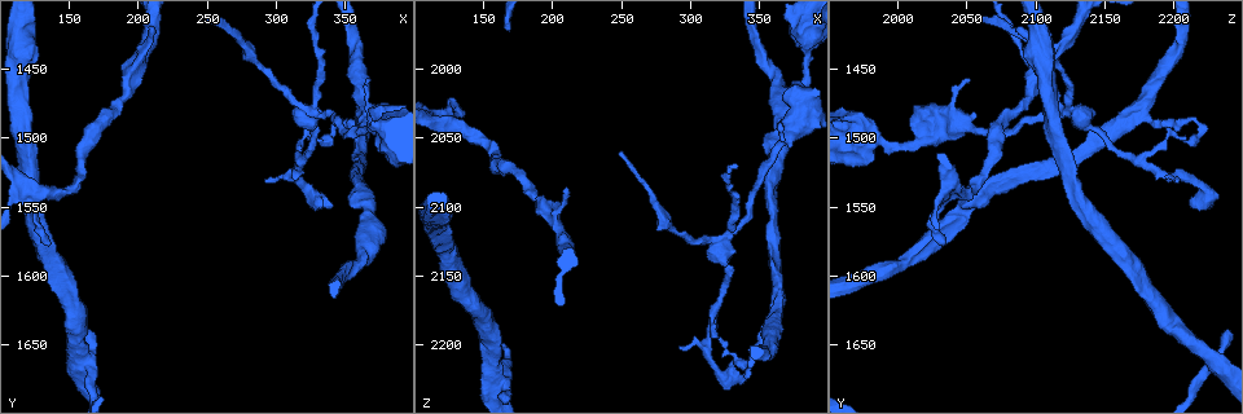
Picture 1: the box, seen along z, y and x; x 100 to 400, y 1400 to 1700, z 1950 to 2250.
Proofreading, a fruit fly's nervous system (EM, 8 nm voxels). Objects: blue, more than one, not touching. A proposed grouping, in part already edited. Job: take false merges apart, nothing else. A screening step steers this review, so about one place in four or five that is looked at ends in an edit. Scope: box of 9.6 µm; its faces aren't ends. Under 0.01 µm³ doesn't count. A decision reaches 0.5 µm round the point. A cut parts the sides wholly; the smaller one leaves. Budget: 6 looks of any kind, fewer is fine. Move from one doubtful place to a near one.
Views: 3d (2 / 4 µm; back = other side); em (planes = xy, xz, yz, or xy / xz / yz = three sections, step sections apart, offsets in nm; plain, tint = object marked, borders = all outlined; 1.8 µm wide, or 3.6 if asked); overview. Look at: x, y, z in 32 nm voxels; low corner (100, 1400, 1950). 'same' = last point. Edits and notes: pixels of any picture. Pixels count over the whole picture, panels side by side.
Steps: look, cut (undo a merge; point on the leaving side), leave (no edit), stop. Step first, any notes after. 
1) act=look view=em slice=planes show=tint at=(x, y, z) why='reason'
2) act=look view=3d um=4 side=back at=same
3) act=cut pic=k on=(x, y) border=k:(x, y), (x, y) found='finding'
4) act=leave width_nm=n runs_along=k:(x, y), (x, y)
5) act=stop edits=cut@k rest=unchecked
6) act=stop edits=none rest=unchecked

act=look view=em slice=planes show=tint at=(128, 1536, 2036) why='four or more arms meet'

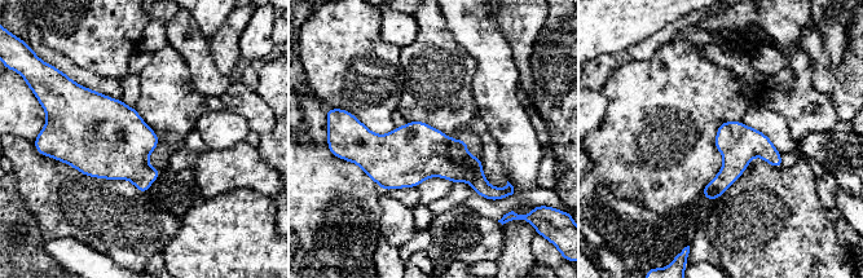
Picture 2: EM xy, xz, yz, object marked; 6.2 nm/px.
act=leave width_nm=240 found='one neuron here'

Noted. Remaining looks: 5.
act=look view=3d um=2 at=(160, 1660, 2226) why='calibre changes'

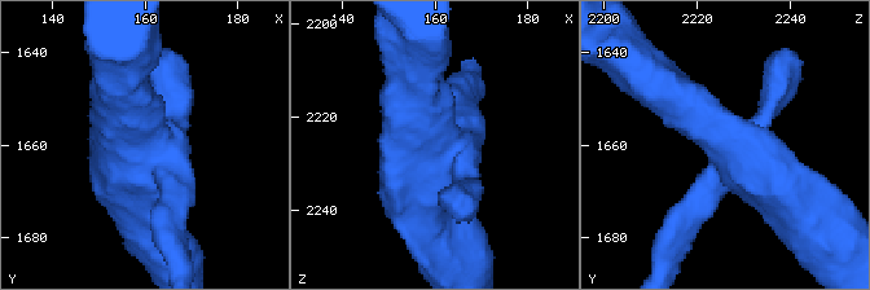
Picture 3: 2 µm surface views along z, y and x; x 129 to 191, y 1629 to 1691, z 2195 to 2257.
act=look view=em slice=planes show=tint at=(161, 1660, 2227)

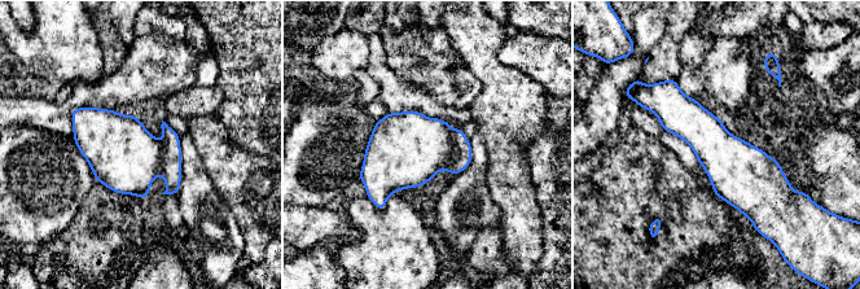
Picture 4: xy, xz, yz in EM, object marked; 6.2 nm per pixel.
act=cut pic=4 on=(463, 157) border=4:(452, 130), (453, 156), (444, 169) found='a second neuron is stuck on'

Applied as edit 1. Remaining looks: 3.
act=look view=overview why='see it whole again'

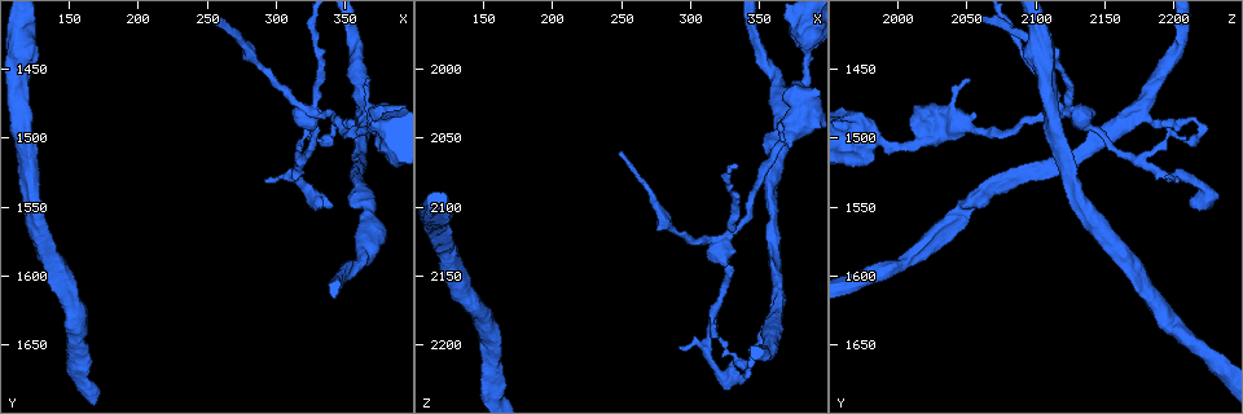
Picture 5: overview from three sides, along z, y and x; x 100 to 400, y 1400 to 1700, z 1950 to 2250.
act=look view=em slice=planes show=borders at=(358, 1484, 2180) why='sharp bend'

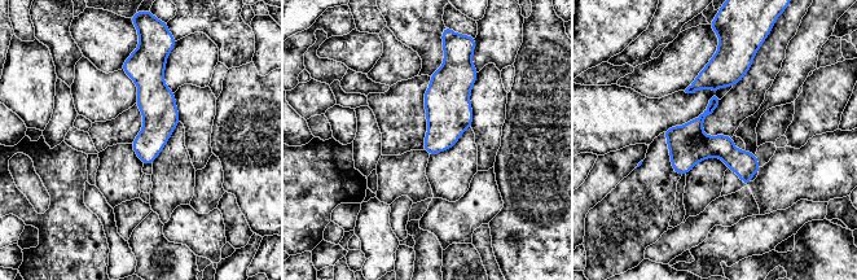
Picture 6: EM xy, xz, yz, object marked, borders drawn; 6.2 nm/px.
act=leave found='continuous, no second neuron'

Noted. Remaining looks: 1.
act=stop edits=cut@4 rest=unchecked

